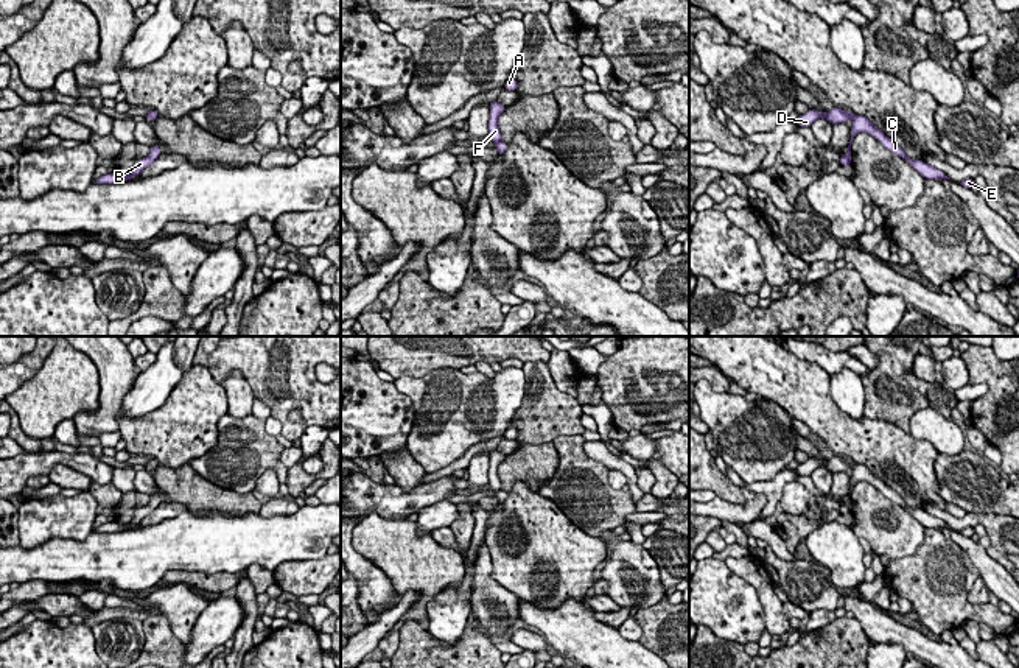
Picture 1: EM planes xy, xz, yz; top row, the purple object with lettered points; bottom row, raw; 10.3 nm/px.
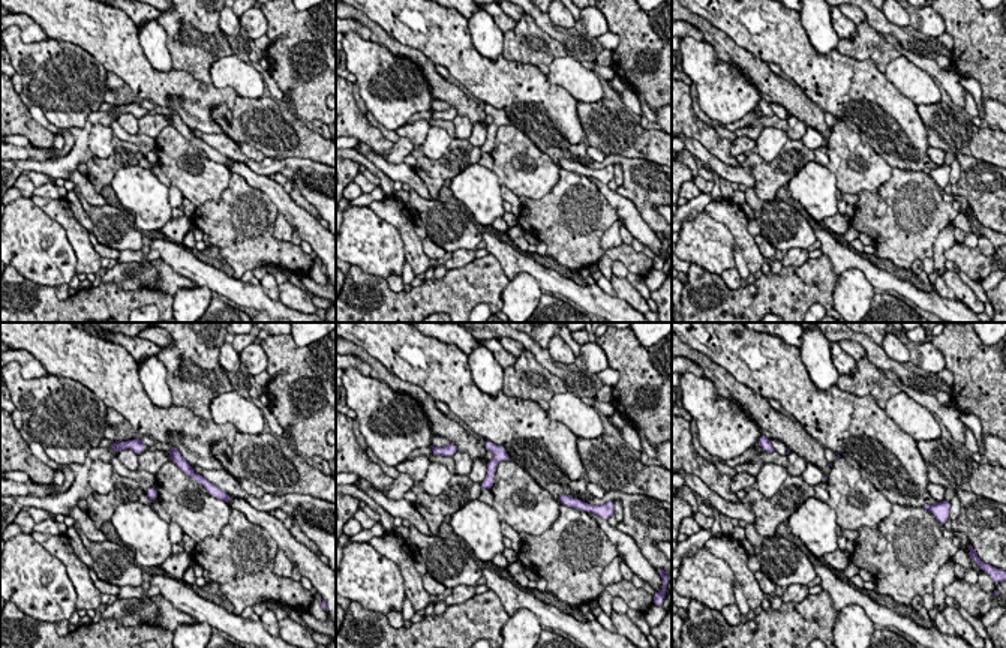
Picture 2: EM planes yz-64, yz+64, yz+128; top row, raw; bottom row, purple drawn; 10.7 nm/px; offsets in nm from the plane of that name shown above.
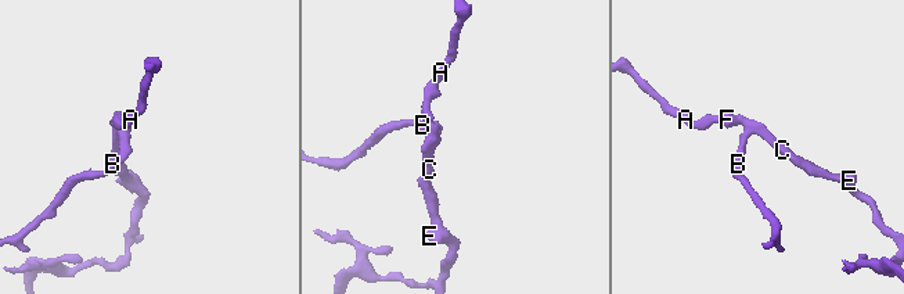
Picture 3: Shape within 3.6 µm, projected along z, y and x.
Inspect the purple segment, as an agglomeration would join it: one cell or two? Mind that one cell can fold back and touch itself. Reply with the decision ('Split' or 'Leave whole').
Leave whole

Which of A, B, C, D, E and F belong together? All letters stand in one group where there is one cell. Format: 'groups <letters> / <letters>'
groups A B C D E F

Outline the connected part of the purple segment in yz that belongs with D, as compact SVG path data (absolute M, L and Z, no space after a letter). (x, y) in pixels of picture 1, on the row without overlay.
M834 455L832 458L821 461L809 458L806 462L801 462L795 472L798 475L811 475L818 467L826 467L831 473L845 472L848 467L853 469L851 475L851 489L848 494L848 500L840 505L840 514L849 515L851 514L851 494L854 489L854 484L859 481L868 481L874 487L877 487L888 500L893 503L902 506L905 511L909 511L924 528L949 528L943 520L930 515L924 509L915 509L905 505L904 498L895 492L891 487L888 487L881 478L877 478L867 466L863 464L853 464L851 459L842 459L839 455Z

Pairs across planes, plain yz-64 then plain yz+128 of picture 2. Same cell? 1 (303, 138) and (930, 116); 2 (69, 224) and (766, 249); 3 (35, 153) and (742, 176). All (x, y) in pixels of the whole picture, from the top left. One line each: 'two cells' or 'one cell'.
1: one cell
2: two cells
3: two cells

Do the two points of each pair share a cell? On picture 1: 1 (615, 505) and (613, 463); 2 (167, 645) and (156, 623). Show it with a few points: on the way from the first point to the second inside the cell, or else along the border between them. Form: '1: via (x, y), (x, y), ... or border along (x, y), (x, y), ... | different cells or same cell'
1: border along (584, 441), (584, 450), (599, 463) | different cells
2: via (162, 640), (156, 628) | same cell

